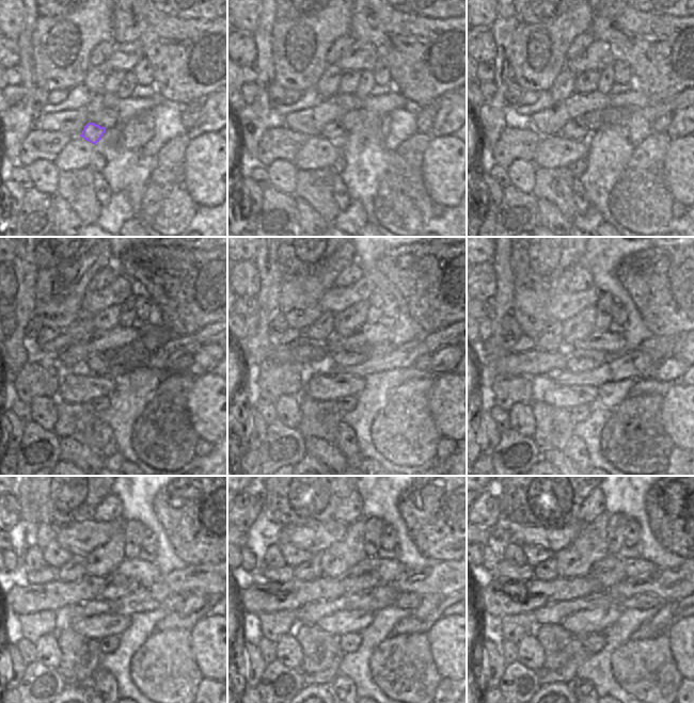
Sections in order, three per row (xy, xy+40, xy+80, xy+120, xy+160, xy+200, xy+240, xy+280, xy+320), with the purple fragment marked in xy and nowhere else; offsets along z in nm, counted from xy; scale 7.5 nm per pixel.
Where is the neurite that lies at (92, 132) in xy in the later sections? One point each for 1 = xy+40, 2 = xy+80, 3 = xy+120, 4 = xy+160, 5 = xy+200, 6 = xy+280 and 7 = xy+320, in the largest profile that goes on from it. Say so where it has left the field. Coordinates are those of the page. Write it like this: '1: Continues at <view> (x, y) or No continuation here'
1: Continues at xy+40 (333, 131)
2: Continues at xy+80 (574, 129)
3: Continues at xy+120 (97, 365)
4: Continues at xy+160 (344, 356)
5: Continues at xy+200 (596, 352)
6: Continues at xy+280 (363, 575)
7: Continues at xy+320 (609, 571)

